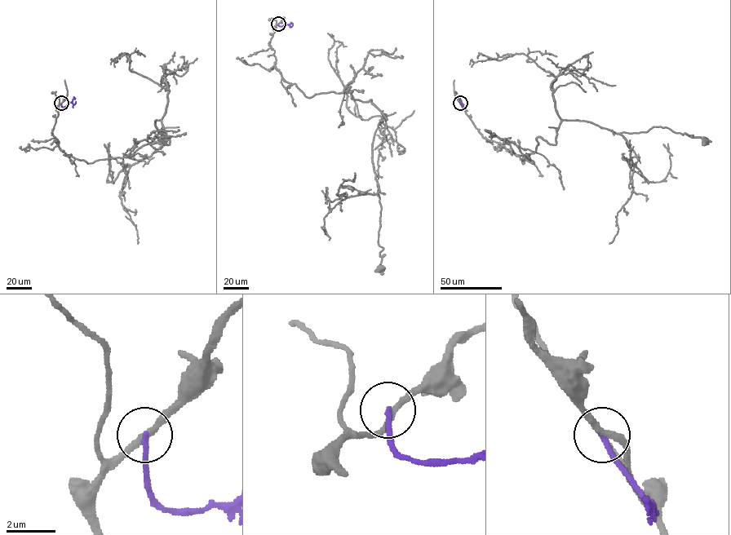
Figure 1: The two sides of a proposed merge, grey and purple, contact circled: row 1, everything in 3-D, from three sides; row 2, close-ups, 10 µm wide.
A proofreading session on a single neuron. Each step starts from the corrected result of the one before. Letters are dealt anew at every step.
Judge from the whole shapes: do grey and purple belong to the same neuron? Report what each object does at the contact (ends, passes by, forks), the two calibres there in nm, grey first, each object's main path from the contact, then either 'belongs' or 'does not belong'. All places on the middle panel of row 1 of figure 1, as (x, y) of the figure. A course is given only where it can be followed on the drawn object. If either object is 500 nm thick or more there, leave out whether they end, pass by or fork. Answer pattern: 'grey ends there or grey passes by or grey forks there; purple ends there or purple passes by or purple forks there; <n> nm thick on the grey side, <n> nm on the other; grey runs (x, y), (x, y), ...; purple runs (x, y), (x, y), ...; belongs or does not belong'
grey passes by; purple ends there; 240 nm thick on the grey side, 200 nm on the other; grey runs (278, 24), (269, 44), (285, 81), (308, 97), (347, 91), (371, 99), (387, 119), (372, 146), (380, 268); purple runs (278, 24), (279, 26), (291, 27), (293, 24); does not belong

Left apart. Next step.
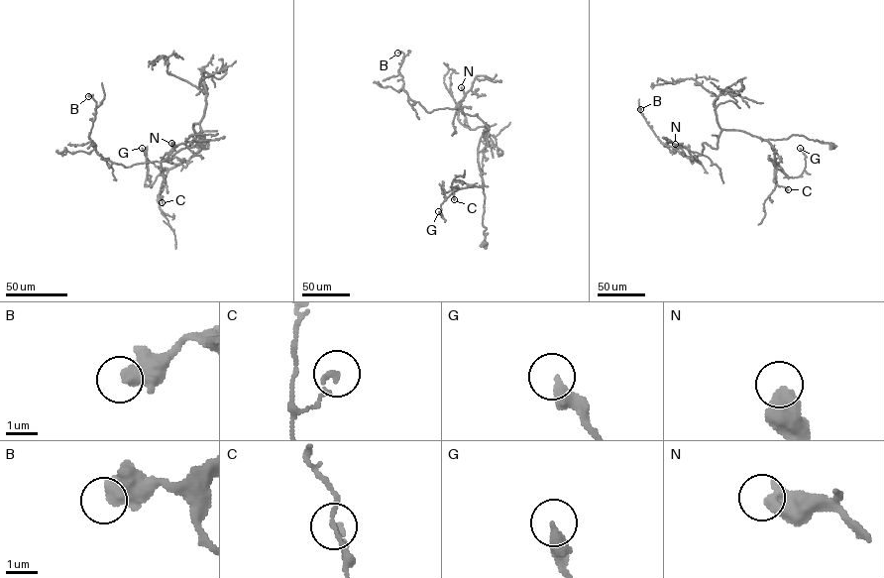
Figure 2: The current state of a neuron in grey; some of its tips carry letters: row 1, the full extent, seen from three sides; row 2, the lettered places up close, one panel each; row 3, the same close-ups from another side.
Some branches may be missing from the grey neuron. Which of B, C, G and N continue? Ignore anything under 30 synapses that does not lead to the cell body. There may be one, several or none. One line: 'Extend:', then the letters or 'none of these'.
Extend: none of these

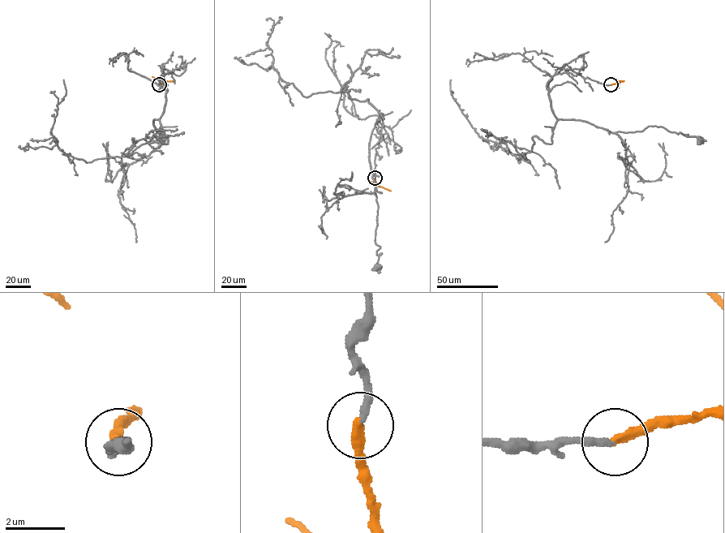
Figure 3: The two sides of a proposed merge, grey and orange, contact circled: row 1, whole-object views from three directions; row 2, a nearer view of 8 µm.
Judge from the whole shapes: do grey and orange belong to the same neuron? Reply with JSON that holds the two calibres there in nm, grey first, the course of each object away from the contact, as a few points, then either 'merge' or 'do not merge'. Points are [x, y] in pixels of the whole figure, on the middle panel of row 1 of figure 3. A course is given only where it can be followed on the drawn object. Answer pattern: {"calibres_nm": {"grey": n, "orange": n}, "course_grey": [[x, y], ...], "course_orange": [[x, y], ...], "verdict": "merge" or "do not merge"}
{"calibres_nm": {"grey": 220, "orange": 360}, "course_grey": [[375, 178], [375, 148], [385, 132], [379, 121], [382, 113], [369, 148], [377, 204], [377, 267]], "course_orange": [[375, 178], [375, 183], [379, 186], [367, 180]], "verdict": "merge"}

